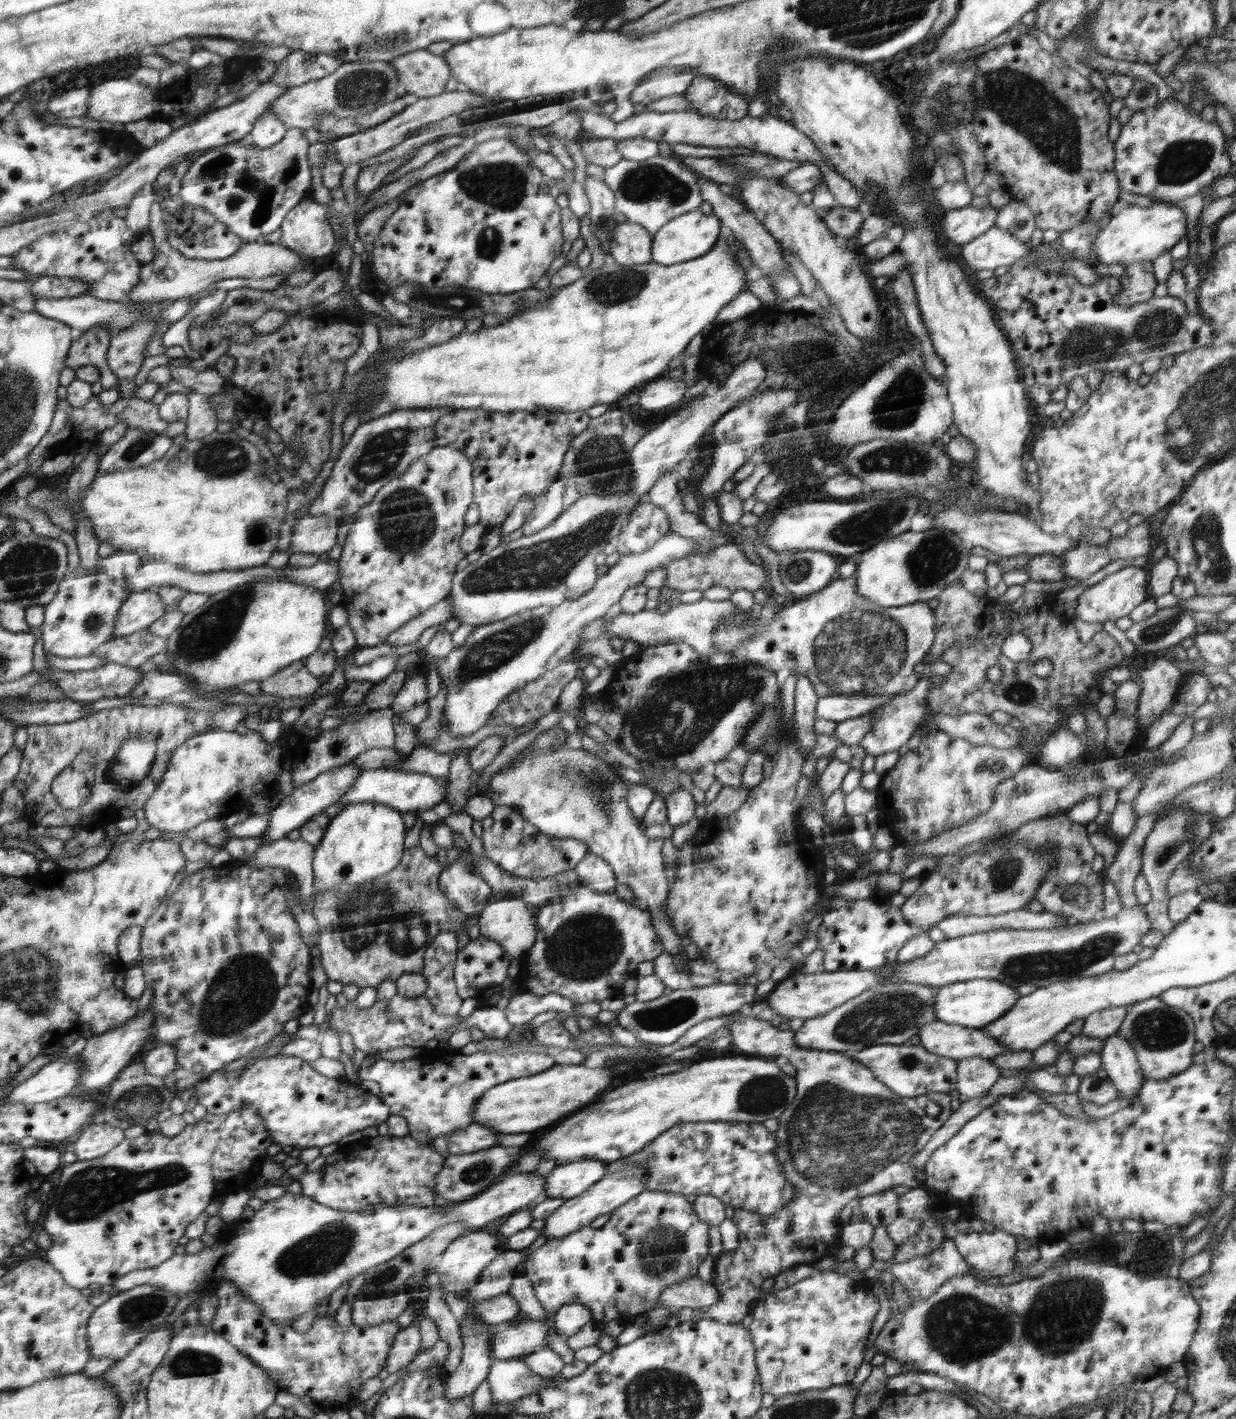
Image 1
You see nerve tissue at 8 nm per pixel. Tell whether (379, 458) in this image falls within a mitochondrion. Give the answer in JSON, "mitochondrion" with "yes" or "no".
{"mitochondrion":"yes"}

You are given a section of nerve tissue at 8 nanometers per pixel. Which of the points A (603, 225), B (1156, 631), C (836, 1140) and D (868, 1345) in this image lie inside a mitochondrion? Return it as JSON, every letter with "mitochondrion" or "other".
{"A":"mitochondrion","B":"mitochondrion","C":"mitochondrion","D":"other"}

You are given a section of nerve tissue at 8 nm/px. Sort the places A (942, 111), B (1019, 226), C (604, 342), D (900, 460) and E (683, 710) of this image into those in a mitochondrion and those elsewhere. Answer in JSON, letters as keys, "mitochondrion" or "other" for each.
{"A":"mitochondrion","B":"mitochondrion","C":"other","D":"mitochondrion","E":"mitochondrion"}

